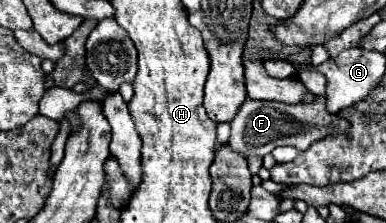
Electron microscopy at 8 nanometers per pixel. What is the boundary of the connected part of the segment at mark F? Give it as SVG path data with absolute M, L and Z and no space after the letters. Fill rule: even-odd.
M324 95L316 97L314 103L298 103L298 105L286 105L280 101L256 101L248 97L230 125L232 125L230 145L236 151L244 153L246 157L252 155L264 157L280 145L290 145L296 147L298 151L306 151L314 141L320 141L328 135L344 135L350 129L350 121L346 121L346 117L342 117L340 113L330 115L330 111L326 111Z

